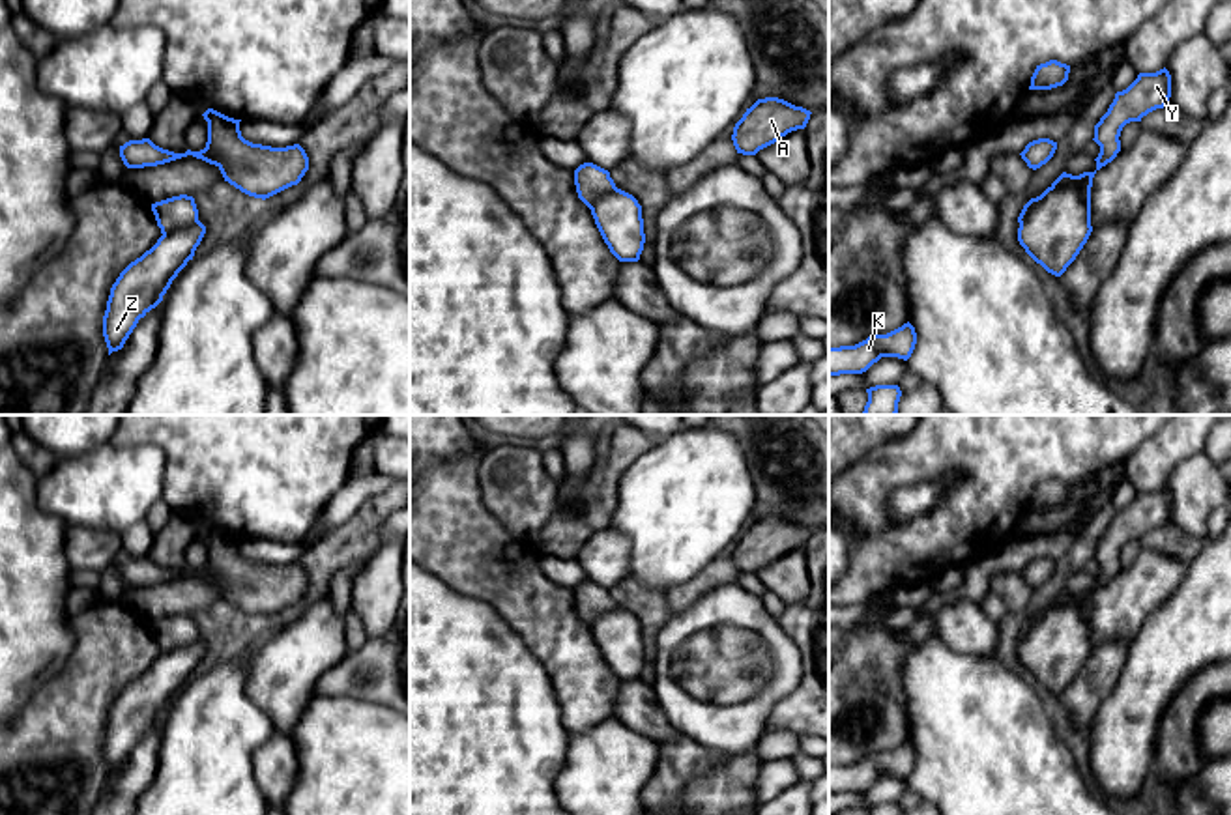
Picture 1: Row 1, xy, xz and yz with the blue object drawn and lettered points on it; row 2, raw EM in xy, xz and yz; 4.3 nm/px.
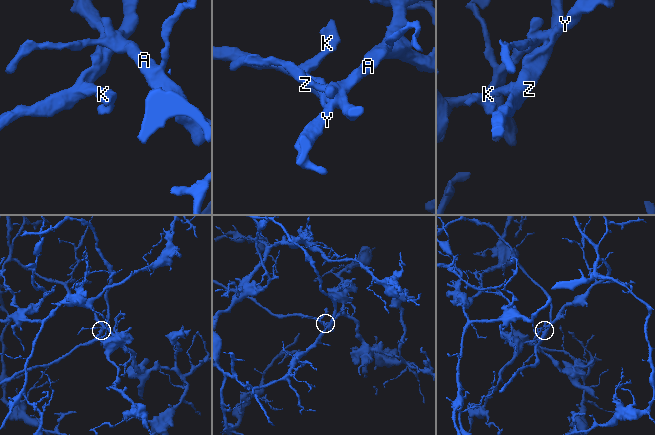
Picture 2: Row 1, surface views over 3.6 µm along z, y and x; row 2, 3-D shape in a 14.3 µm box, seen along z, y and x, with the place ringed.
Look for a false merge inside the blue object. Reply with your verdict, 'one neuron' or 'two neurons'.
two neurons

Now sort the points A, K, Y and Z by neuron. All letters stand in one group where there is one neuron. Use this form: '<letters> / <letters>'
A Y / K Z

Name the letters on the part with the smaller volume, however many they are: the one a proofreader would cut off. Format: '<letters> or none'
K, Z

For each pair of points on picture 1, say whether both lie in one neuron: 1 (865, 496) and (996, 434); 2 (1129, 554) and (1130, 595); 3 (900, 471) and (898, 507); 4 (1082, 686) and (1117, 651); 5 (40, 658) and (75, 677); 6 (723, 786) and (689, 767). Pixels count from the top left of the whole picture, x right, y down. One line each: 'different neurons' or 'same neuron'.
1: same neuron
2: different neurons
3: different neurons
4: same neuron
5: different neurons
6: different neurons

